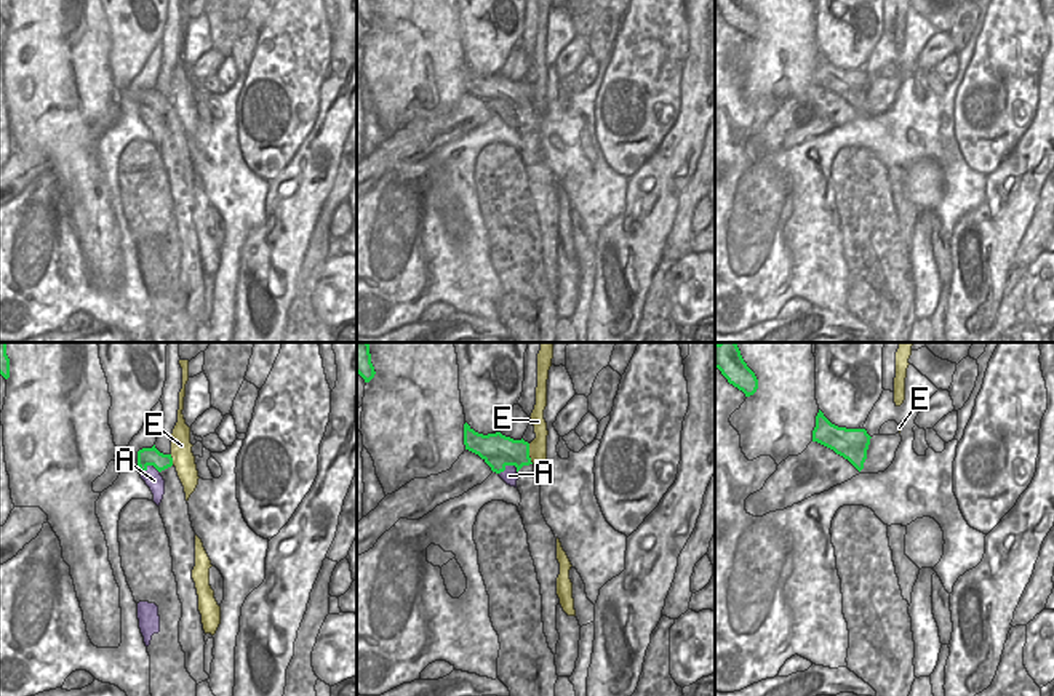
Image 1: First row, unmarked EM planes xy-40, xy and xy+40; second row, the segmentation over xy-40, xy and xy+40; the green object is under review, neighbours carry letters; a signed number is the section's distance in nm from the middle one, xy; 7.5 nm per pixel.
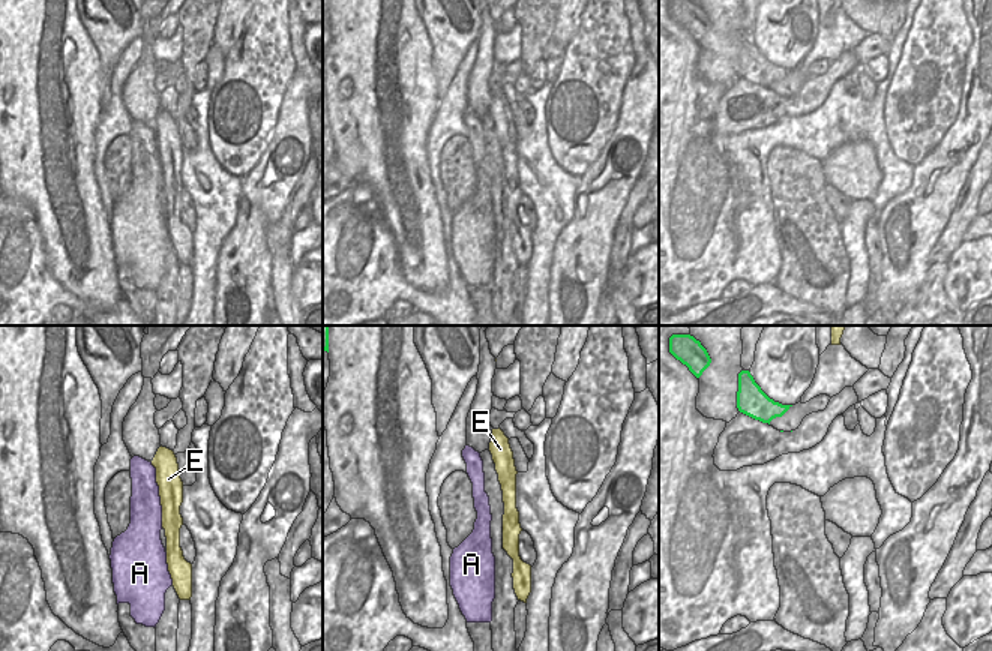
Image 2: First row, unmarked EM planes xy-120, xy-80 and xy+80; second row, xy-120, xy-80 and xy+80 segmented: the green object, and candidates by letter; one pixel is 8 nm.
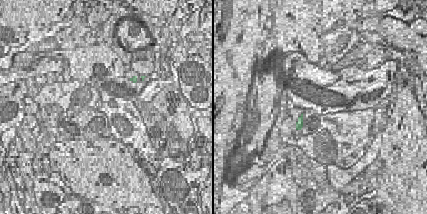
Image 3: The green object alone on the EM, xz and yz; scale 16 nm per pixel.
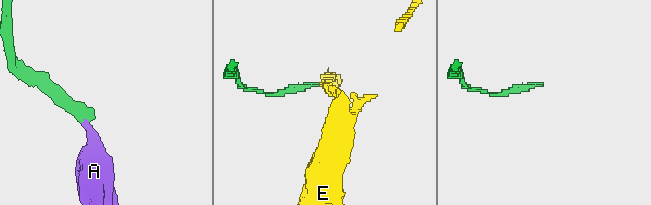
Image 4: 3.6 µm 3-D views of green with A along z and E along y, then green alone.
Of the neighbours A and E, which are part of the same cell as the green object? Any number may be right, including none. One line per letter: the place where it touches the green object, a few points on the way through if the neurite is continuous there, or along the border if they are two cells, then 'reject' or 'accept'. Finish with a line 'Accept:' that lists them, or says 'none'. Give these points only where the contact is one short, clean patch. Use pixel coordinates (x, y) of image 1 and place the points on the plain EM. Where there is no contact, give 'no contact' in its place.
A: contact xy (507, 106); border xy (517, 109), (507, 108), (499, 116); reject
E: contact xy (528, 95); border xy (528, 85), (528, 98), (533, 104); reject
Accept: none

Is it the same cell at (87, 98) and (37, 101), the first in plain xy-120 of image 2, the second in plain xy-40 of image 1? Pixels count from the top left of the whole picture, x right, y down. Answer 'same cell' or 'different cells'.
same cell

